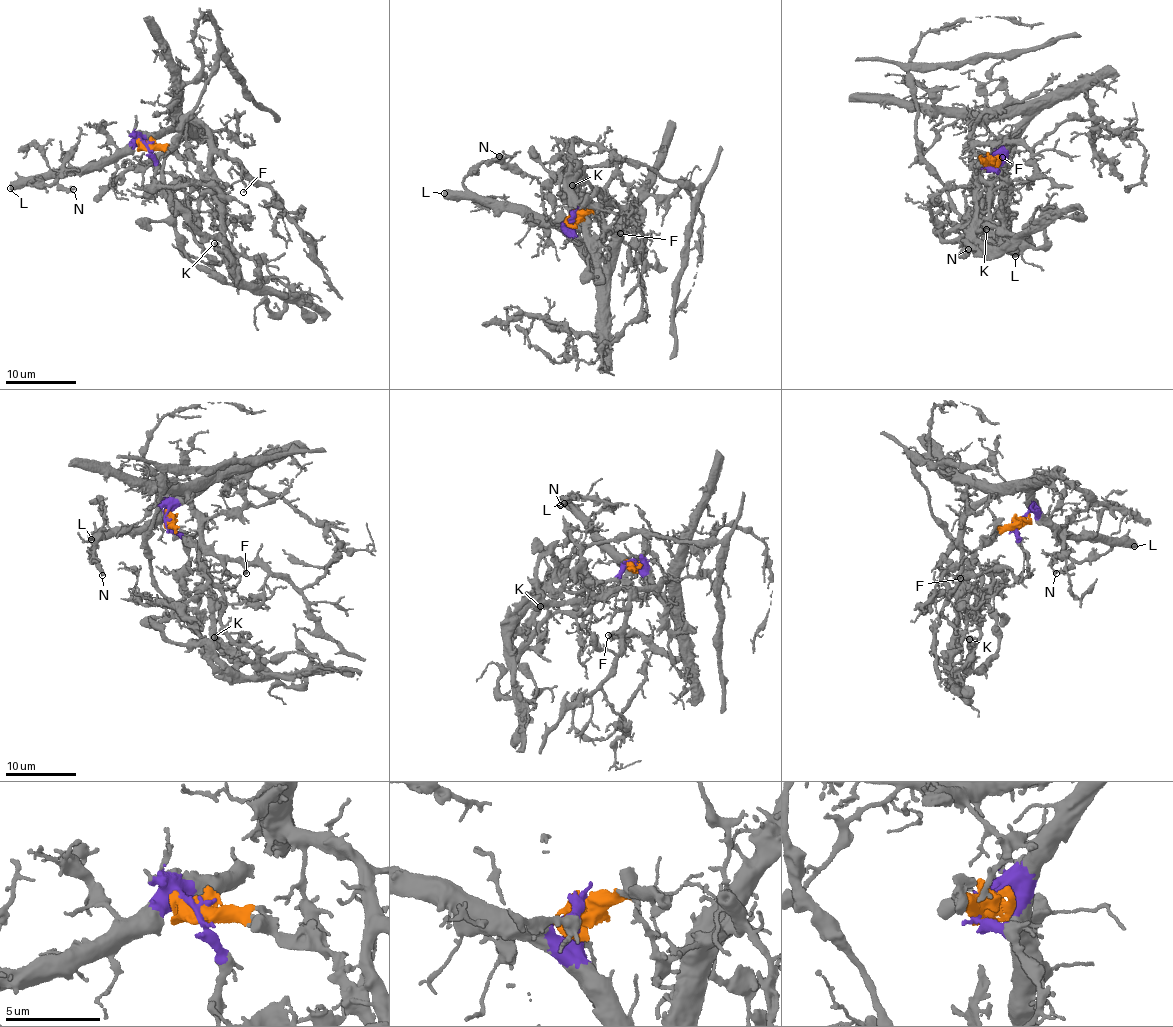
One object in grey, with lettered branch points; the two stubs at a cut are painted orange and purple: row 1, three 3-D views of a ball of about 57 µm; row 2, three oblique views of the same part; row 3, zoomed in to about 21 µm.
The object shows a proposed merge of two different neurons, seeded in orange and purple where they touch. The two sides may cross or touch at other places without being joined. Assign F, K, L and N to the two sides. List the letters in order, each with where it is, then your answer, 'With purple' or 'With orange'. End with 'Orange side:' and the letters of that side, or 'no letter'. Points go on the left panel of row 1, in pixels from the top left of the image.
F: Place: (243, 192). With purple
K: Place: (214, 243). With orange
L: Place: (10, 188). With purple
N: Place: (73, 189). With purple
Orange side: K

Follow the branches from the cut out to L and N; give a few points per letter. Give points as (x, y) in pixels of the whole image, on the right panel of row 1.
L: (986, 161), (997, 157), (1003, 164), (1001, 211), (1010, 219), (1012, 240), (1018, 246), (1015, 256)
N: (986, 161), (997, 157), (1003, 164), (1001, 197), (1010, 223), (1003, 245), (993, 253), (986, 247), (968, 248)

